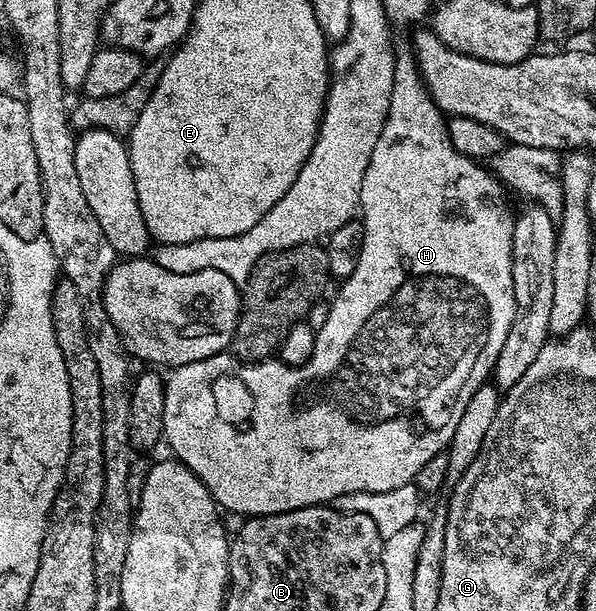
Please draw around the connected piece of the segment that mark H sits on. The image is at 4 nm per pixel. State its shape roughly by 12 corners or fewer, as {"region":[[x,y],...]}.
{"region":[[408,41],[302,366],[168,375],[222,511],[410,485],[511,332],[514,211]]}

